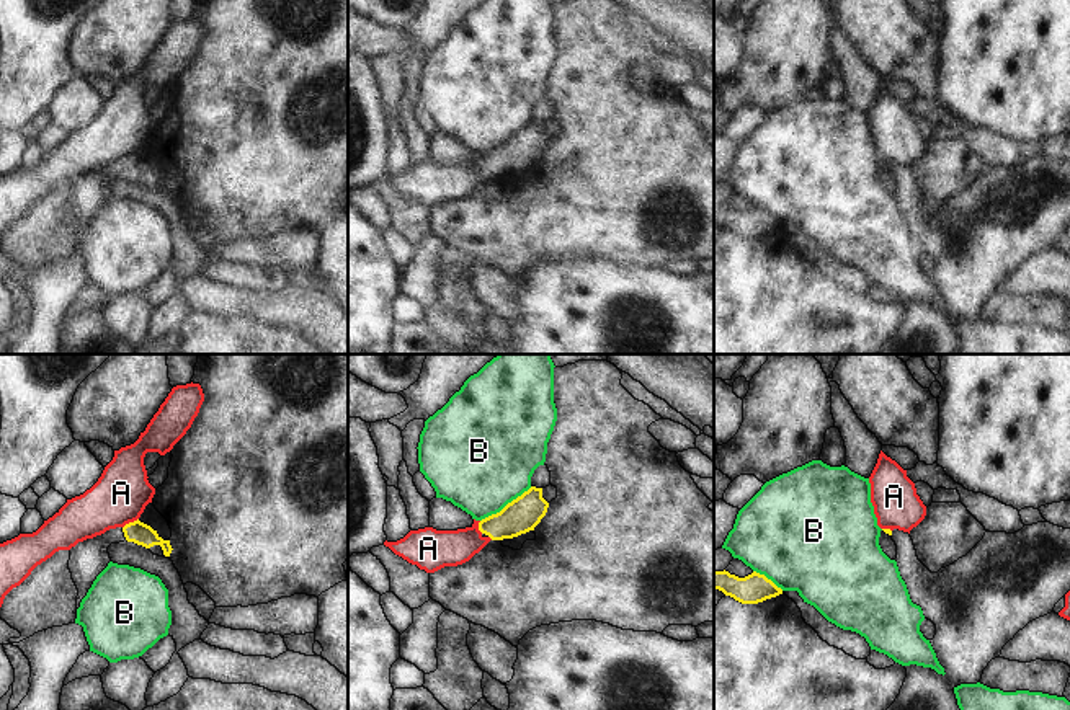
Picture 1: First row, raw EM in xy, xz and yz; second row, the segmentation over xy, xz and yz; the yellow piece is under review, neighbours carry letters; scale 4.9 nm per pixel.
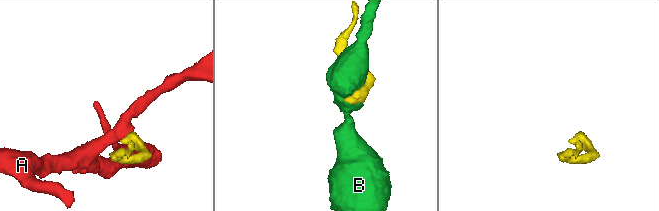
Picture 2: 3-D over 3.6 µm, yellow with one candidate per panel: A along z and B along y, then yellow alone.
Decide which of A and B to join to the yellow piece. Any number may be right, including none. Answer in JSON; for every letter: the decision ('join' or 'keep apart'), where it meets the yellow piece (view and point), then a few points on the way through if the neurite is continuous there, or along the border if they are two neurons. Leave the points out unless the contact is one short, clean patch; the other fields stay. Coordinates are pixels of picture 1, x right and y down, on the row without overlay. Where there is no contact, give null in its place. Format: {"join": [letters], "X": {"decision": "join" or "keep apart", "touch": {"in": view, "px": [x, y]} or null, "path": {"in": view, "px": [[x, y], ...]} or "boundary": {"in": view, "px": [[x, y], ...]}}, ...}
{"join": [], "A": {"decision": "keep apart", "touch": {"in": "xy", "px": [129, 157]}, "boundary": {"in": "xy", "px": [[138, 152], [123, 162]]}}, "B": {"decision": "keep apart", "touch": {"in": "xz", "px": [507, 139]}}}

